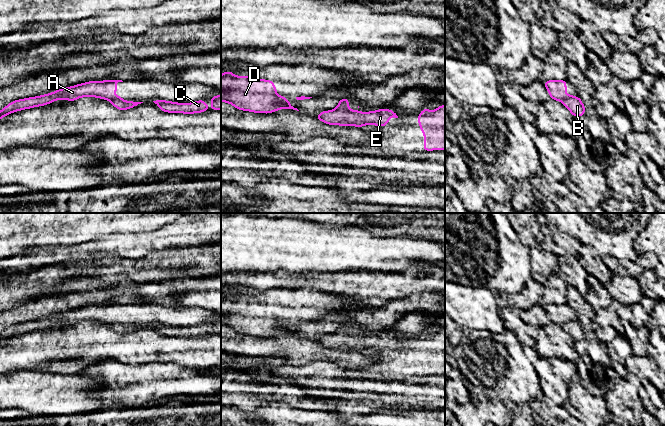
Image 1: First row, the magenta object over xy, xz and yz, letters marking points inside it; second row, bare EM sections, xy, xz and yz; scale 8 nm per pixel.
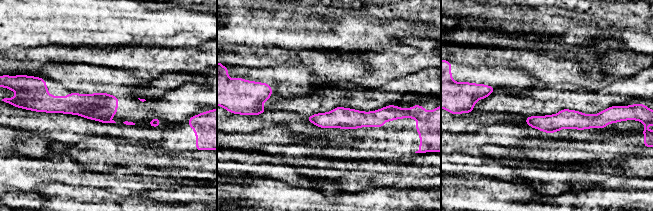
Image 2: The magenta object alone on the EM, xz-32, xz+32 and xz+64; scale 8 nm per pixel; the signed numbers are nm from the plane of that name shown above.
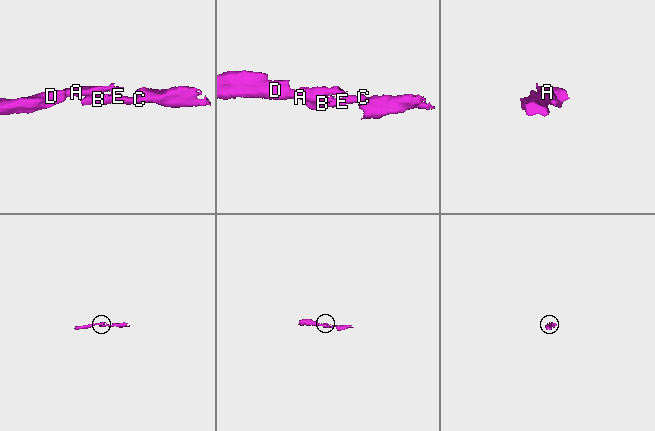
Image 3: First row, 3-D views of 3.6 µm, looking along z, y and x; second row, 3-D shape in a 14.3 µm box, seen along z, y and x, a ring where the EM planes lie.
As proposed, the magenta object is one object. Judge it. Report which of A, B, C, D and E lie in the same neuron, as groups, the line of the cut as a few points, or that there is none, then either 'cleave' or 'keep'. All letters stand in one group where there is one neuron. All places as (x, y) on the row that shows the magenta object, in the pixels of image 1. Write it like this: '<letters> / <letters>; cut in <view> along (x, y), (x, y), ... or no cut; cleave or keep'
A D / B C E; cut in xz along (347, 108), (336, 108), (334, 110); cleave

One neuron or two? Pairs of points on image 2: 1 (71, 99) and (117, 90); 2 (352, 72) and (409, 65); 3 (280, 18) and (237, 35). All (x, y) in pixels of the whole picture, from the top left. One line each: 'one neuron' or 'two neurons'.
1: one neuron
2: one neuron
3: one neuron

